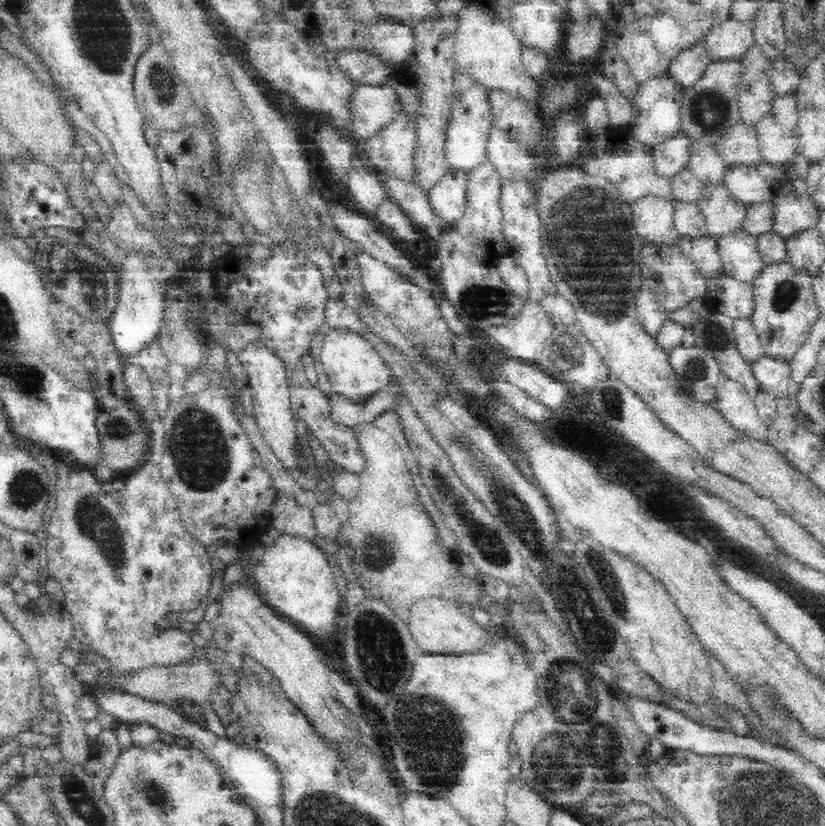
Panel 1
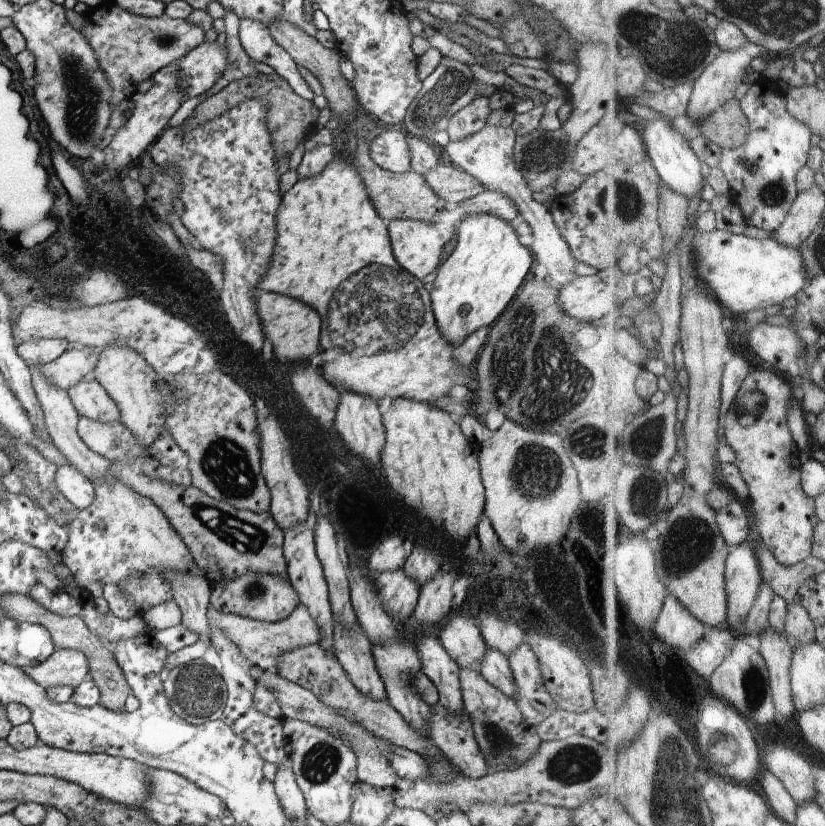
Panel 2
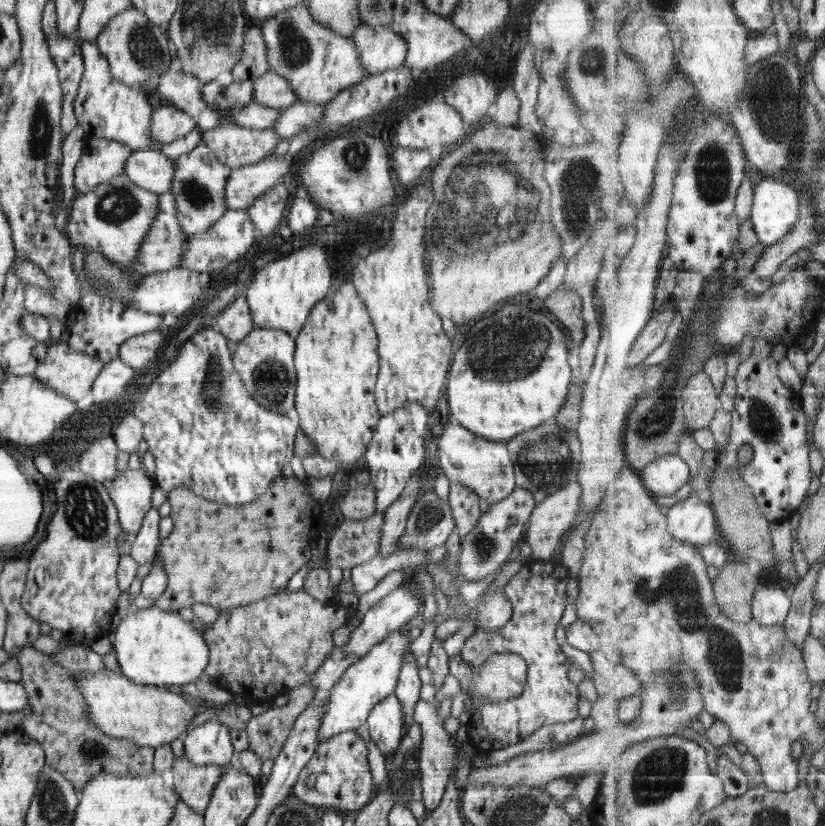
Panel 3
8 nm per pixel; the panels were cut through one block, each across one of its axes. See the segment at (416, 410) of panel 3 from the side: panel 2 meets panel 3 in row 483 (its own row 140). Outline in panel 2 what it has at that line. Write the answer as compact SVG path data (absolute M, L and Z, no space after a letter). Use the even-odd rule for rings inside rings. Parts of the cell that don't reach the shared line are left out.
M380 129L380 134L370 145L370 158L380 168L396 173L404 173L411 170L410 150L406 136L400 130Z

